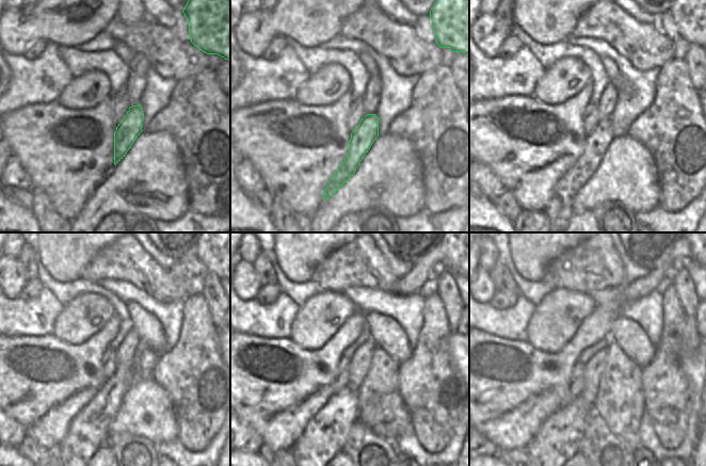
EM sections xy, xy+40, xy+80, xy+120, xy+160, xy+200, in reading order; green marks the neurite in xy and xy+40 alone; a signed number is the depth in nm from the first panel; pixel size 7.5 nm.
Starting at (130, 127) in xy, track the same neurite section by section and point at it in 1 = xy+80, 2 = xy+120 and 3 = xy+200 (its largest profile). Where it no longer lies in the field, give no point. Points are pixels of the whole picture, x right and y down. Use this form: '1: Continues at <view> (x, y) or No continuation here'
1: Continues at xy+80 (558, 210)
2: Continues at xy+120 (87, 432)
3: Continues at xy+200 (558, 438).

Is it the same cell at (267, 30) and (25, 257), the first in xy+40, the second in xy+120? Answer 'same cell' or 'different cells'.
different cells

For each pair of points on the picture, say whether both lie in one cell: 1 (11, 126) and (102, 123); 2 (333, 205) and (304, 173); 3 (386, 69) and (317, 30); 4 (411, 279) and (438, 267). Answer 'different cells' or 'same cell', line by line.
1: same cell
2: different cells
3: different cells
4: different cells

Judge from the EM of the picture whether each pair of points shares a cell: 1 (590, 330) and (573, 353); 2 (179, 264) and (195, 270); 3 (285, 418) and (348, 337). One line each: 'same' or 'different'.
1: same
2: different
3: same

